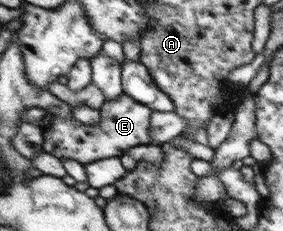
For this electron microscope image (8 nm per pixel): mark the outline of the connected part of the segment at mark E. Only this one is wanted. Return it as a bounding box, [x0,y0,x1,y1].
[43,93,152,165]

